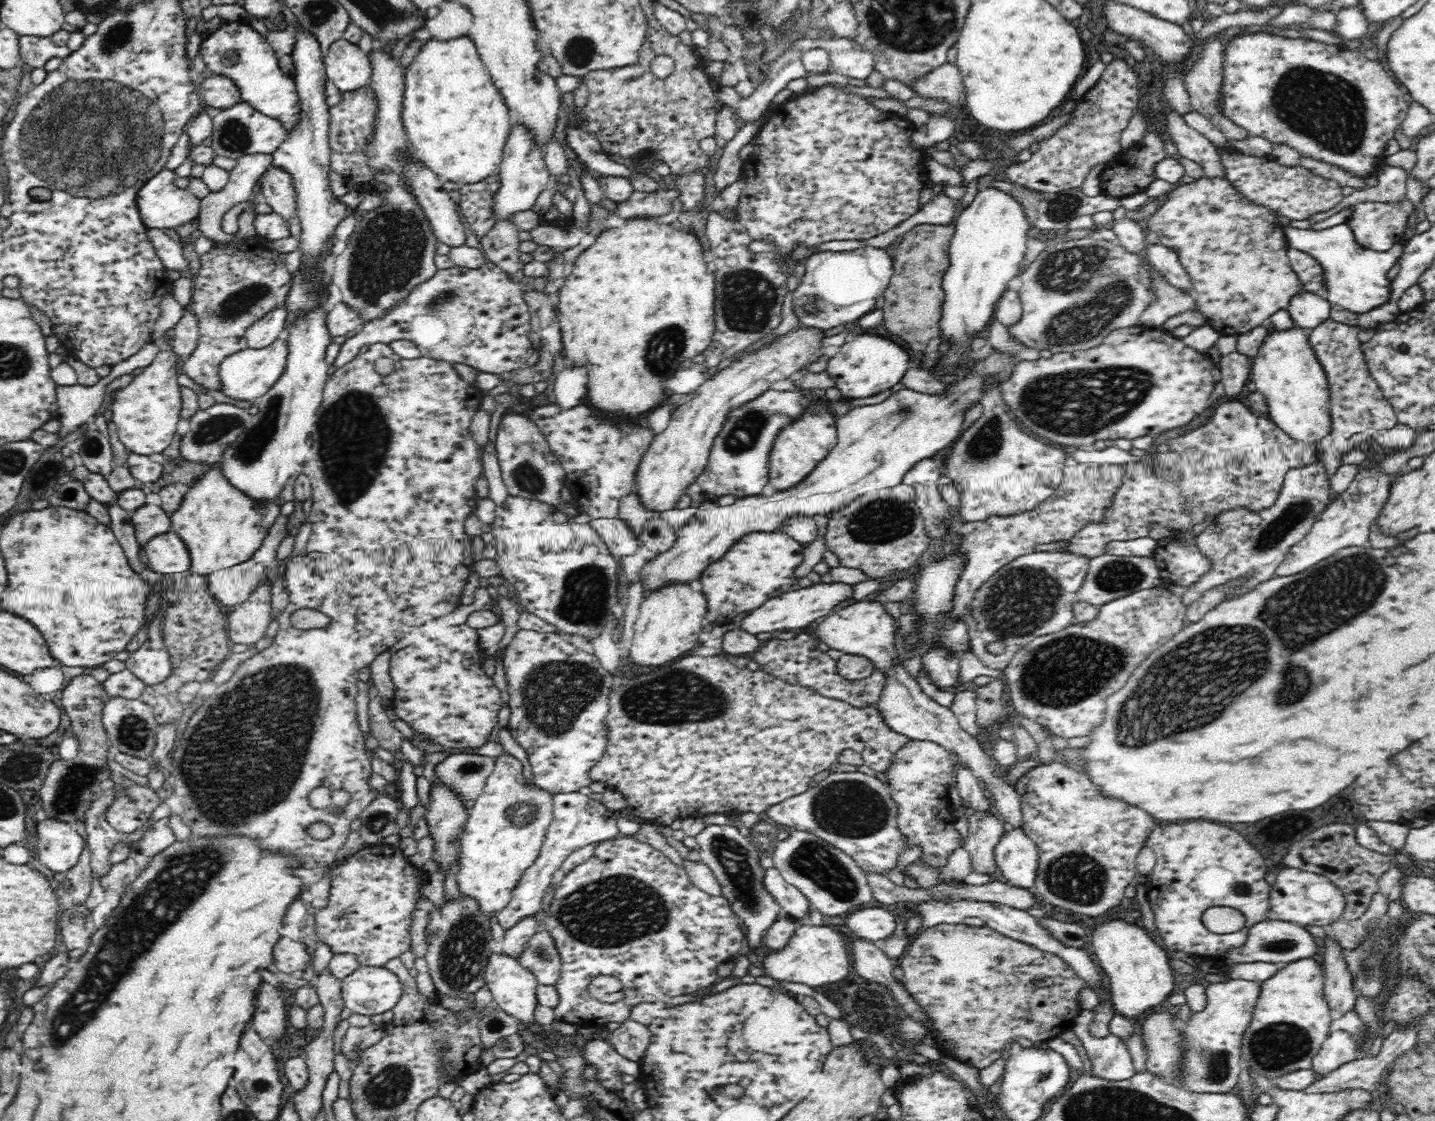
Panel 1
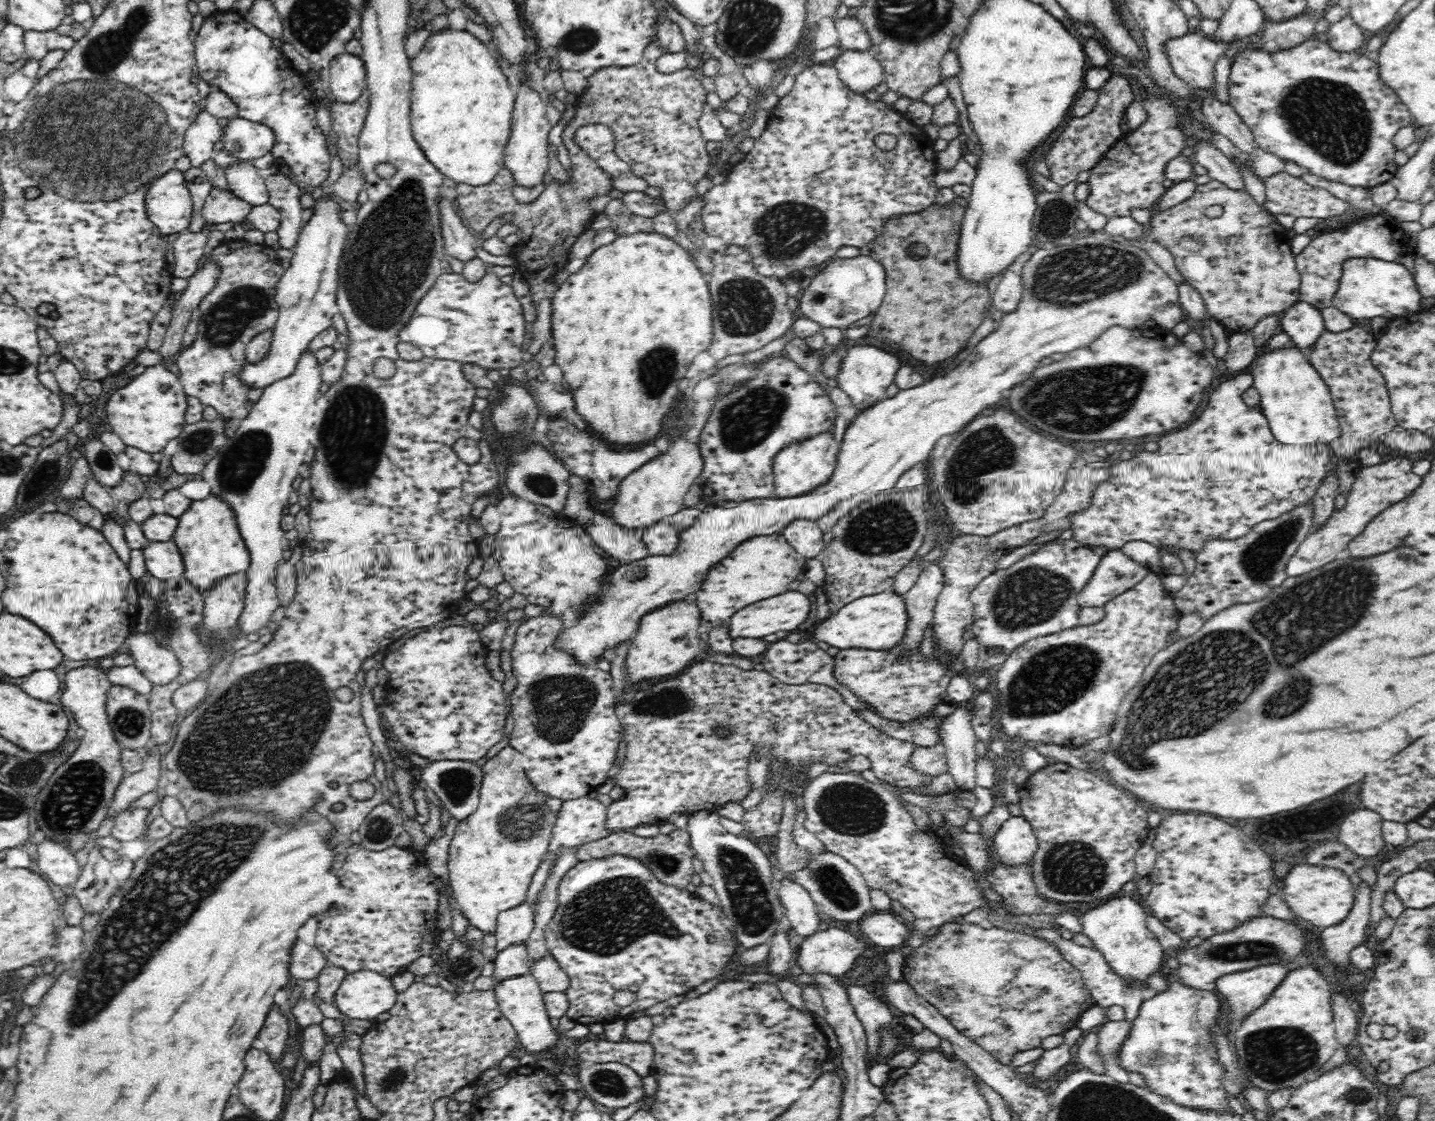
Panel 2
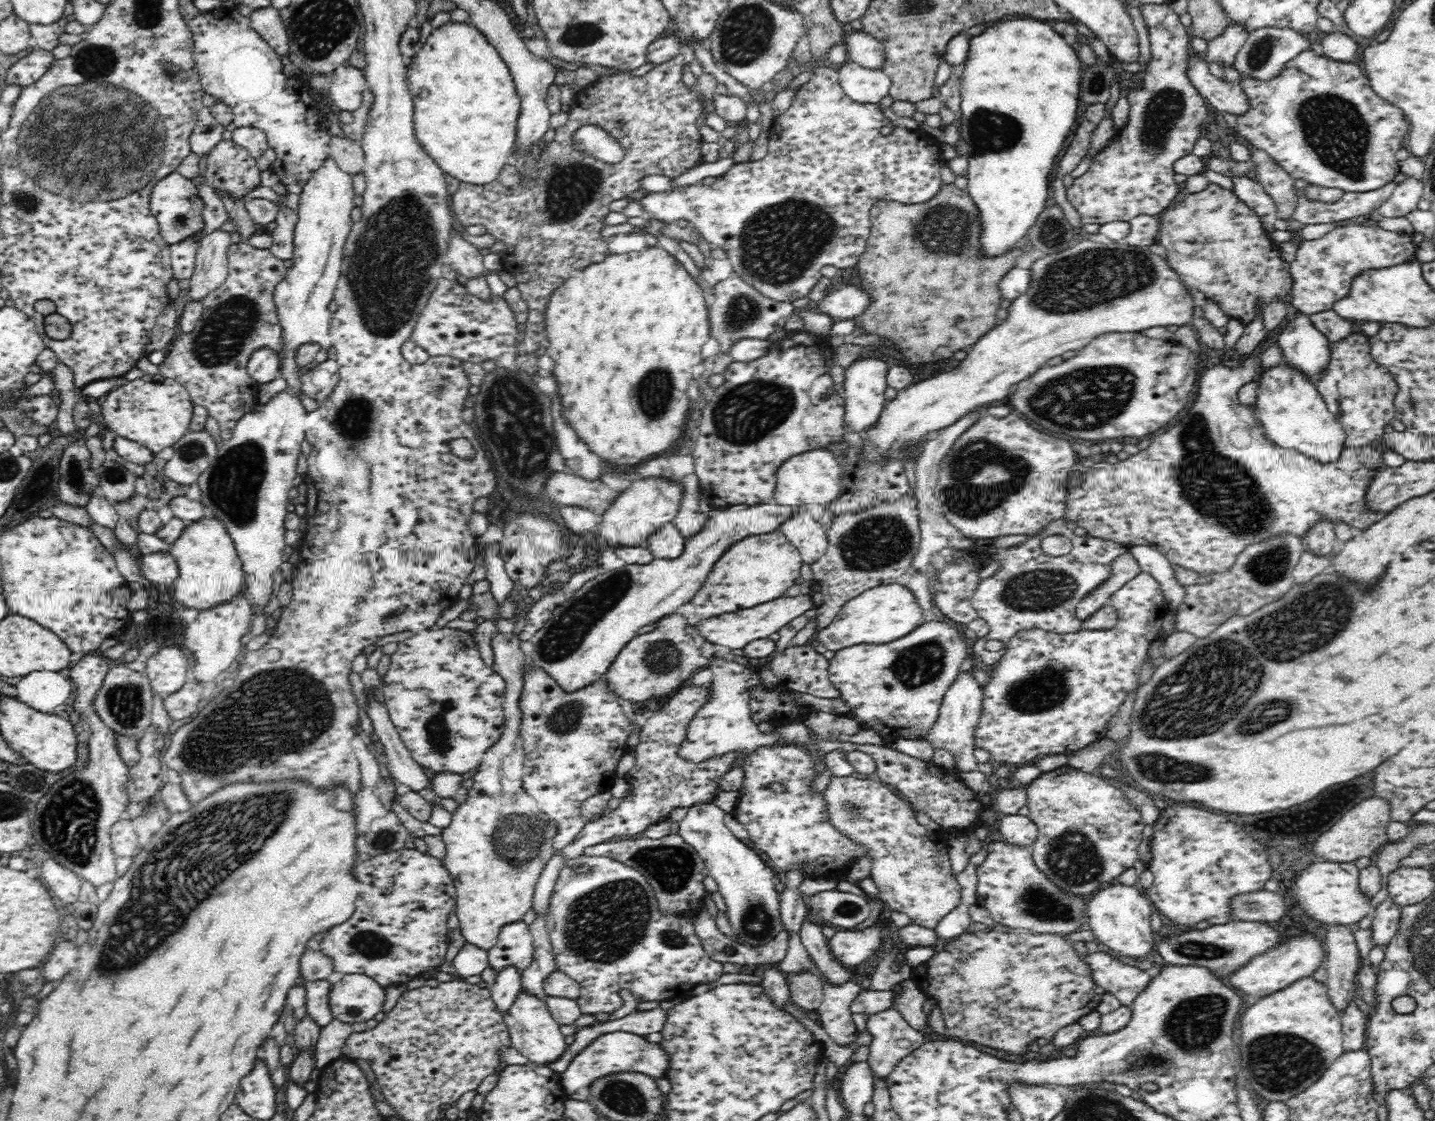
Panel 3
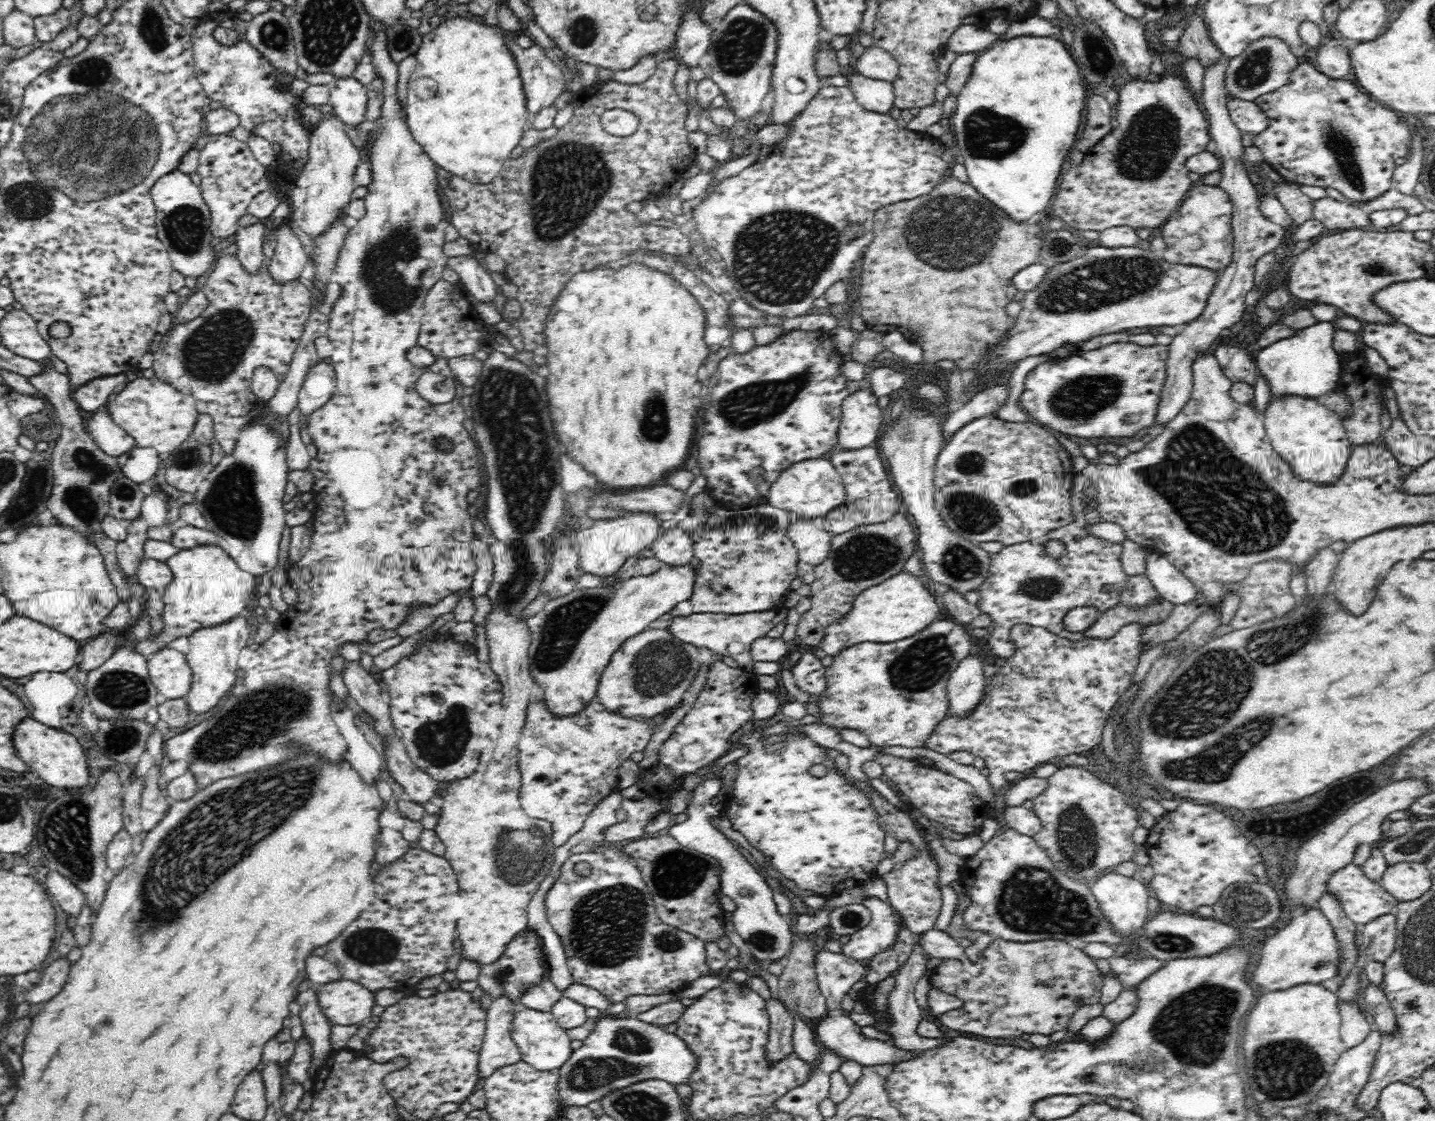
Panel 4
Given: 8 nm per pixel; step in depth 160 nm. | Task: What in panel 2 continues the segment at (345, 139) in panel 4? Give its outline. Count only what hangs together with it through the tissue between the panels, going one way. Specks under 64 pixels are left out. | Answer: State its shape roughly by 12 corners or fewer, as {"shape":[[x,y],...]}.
{"shape":[[313,206],[276,287],[270,349],[236,377],[264,390],[332,325],[350,228]]}

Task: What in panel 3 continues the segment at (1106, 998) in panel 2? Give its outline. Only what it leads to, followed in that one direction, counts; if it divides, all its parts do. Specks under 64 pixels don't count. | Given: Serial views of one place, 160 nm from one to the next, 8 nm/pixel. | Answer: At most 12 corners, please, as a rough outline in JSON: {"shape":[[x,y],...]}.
{"shape":[[1103,951],[1081,955],[1096,986],[1132,1006],[1163,967],[1123,964]]}

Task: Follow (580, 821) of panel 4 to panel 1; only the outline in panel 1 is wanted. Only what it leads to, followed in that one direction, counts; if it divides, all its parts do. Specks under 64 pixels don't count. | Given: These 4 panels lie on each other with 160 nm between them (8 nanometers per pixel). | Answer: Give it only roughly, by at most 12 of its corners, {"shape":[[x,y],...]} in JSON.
{"shape":[[520,629],[503,666],[536,786],[592,784],[613,677]]}

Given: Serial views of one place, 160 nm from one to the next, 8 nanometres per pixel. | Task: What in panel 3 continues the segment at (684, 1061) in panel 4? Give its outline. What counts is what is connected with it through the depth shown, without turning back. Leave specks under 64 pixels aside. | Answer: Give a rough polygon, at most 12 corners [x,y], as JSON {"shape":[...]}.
{"shape":[[628,1031],[600,1035],[560,1075],[570,1095],[614,1072],[666,1077],[658,1043]]}

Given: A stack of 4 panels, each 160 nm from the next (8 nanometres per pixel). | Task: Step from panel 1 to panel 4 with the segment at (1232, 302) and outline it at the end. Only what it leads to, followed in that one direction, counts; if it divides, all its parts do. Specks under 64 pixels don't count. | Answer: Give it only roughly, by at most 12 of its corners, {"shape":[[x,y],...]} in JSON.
{"shape":[[1199,185],[1161,227],[1163,260],[1220,274],[1233,201]]}

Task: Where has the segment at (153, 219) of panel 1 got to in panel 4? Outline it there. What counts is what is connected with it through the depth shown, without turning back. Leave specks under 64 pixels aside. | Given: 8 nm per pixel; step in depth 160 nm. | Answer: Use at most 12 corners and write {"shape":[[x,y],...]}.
{"shape":[[180,169],[151,188],[174,271],[213,269],[212,214]]}

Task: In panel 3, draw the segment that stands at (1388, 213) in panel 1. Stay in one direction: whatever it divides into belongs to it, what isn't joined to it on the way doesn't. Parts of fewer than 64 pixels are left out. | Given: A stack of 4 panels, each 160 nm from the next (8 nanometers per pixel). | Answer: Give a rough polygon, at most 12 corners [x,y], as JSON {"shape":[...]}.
{"shape":[[1335,227],[1290,263],[1299,312],[1332,309],[1369,269],[1417,262],[1411,235]]}

